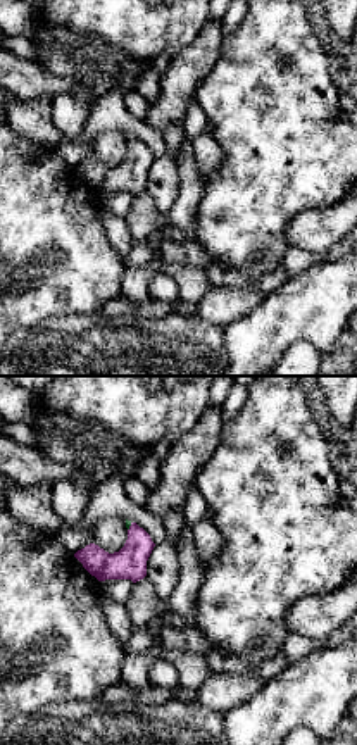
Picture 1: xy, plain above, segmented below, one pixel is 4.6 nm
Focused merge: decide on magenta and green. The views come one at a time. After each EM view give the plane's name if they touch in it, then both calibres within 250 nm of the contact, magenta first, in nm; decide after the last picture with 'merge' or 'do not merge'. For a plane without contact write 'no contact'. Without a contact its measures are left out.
xy | 160/30 nm

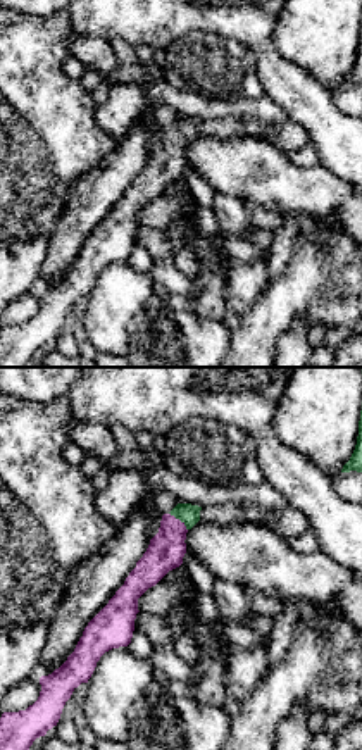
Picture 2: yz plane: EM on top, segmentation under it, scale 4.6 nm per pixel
yz | 170/100 nm

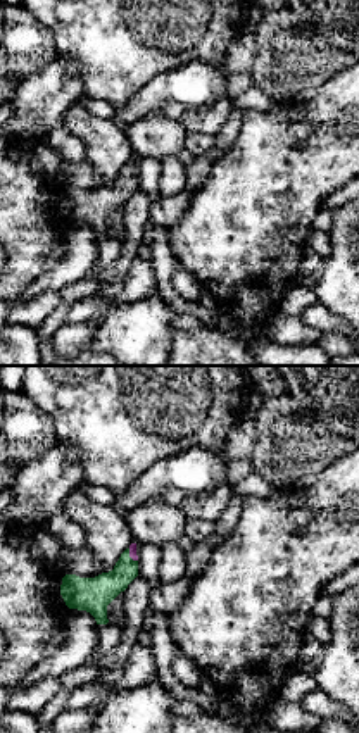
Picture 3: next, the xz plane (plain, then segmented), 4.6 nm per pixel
xz | 40/160 nm

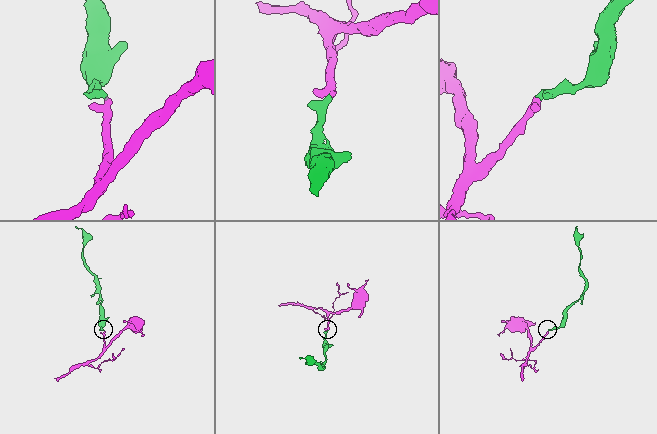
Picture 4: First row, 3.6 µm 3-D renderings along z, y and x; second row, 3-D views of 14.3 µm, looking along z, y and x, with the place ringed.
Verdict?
merge

